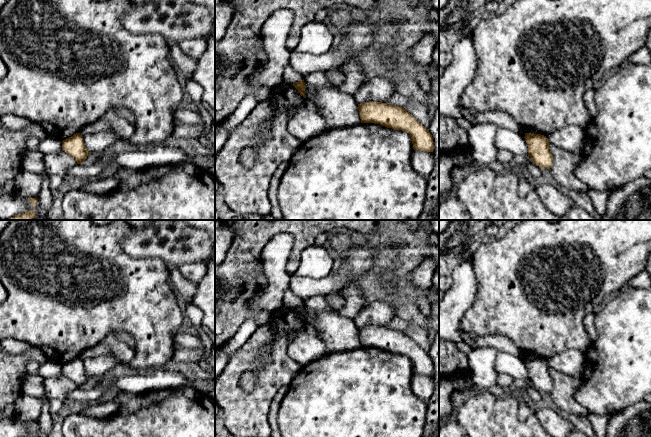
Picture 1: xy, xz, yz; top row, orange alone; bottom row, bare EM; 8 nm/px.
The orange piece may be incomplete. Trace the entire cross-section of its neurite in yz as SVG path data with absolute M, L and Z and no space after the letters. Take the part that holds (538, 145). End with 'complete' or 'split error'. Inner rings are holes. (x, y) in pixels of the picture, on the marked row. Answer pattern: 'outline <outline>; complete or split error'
outline M525 133L525 140L528 146L528 156L533 163L541 168L550 169L553 157L549 148L549 141L541 134Z; complete

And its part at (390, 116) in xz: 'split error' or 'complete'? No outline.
complete

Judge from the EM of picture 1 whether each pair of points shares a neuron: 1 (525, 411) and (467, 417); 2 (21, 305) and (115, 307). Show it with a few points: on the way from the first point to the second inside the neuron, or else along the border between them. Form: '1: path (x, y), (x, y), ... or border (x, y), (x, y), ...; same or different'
1: border (533, 413), (524, 420), (517, 418); different
2: path (44, 305), (63, 305), (72, 309), (92, 308); same

